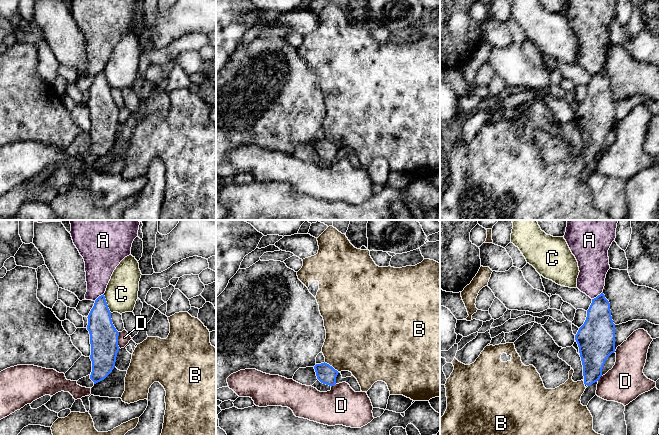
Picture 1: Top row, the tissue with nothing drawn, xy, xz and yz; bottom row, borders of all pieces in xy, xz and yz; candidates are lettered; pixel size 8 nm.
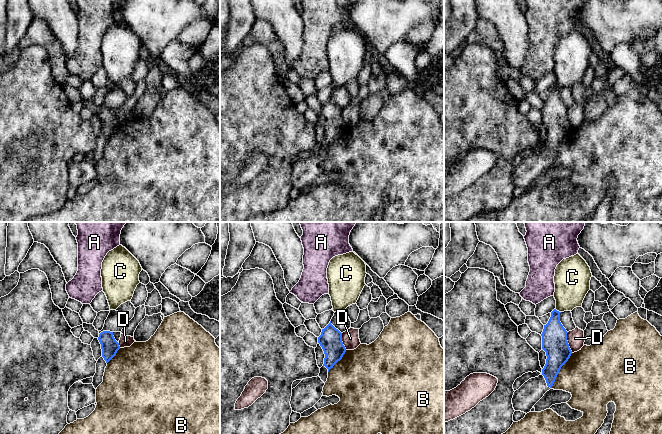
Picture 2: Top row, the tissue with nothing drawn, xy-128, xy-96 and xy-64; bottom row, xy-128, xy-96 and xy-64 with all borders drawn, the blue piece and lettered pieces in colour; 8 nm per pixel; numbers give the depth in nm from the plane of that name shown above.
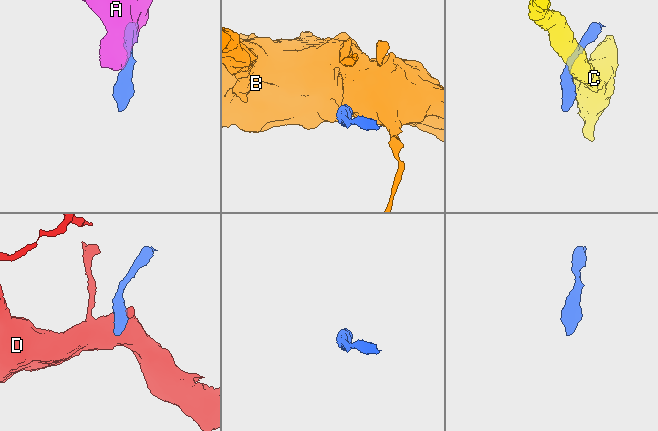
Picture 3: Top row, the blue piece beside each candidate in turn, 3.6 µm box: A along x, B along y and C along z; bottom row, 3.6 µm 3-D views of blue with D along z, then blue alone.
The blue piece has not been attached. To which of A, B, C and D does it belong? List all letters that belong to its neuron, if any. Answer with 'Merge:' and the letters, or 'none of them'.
Merge: none of them

